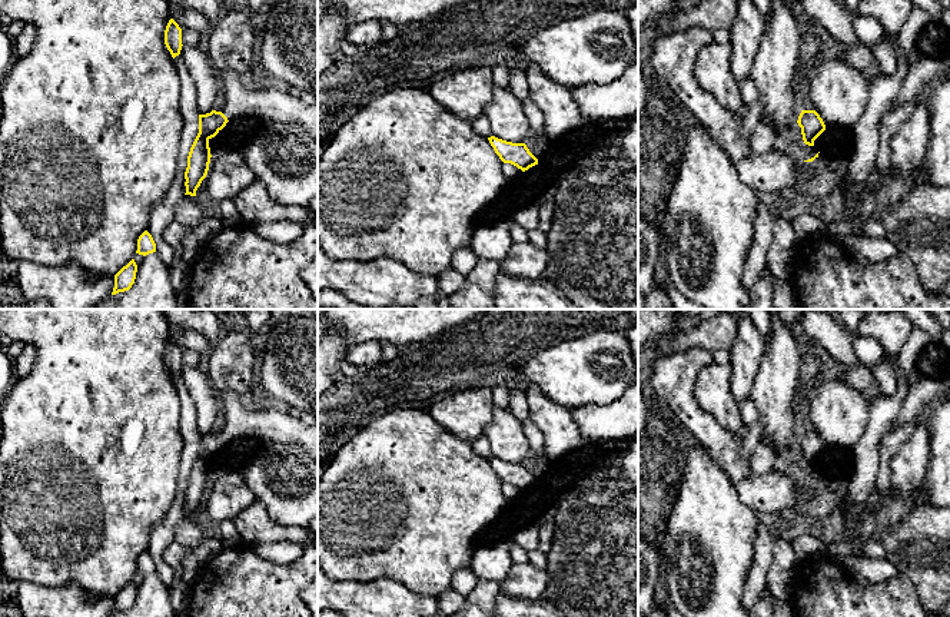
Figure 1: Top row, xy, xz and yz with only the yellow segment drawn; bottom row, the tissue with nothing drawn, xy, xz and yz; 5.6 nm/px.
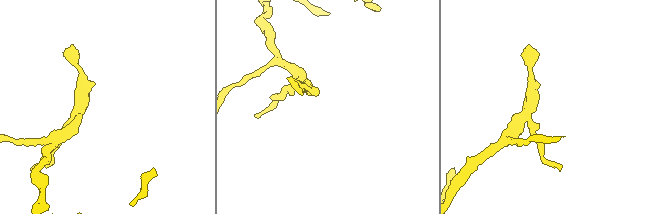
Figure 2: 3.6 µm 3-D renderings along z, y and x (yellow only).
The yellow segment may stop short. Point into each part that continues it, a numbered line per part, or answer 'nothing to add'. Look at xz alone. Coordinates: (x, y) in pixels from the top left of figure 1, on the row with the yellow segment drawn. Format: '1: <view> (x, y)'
nothing to add

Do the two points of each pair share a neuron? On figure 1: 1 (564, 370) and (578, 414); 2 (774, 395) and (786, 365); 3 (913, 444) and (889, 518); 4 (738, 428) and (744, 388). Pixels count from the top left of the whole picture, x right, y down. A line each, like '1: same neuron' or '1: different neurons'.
1: different neurons
2: same neuron
3: same neuron
4: different neurons

